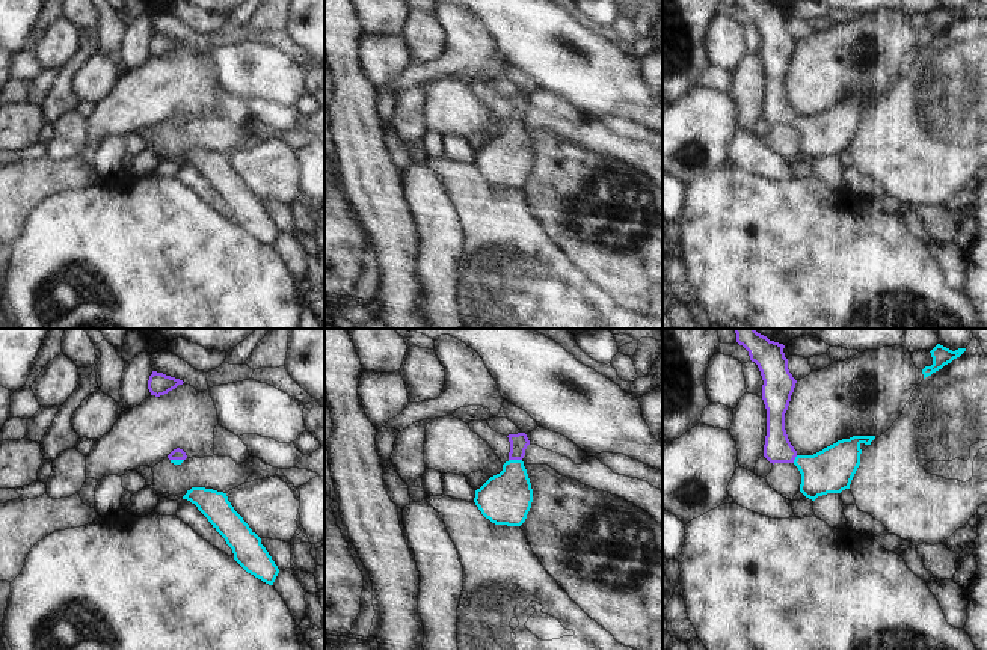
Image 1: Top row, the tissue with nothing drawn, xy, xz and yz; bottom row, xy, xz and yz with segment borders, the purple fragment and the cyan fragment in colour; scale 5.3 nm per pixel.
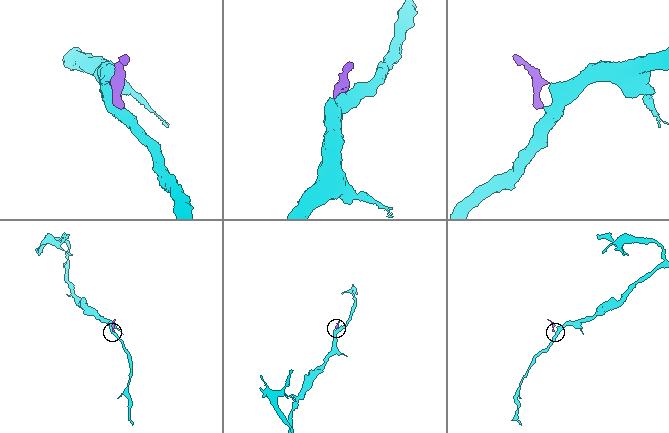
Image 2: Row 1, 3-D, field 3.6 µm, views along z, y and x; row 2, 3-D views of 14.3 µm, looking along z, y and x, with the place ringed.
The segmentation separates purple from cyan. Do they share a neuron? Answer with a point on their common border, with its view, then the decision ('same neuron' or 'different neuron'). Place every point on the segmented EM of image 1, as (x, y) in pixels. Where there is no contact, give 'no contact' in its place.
contact xz (515, 459); same neuron

